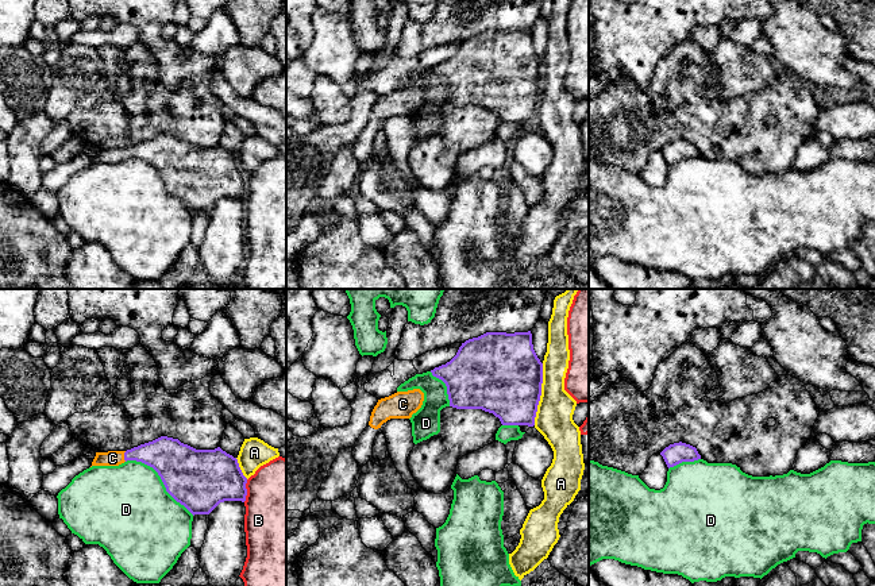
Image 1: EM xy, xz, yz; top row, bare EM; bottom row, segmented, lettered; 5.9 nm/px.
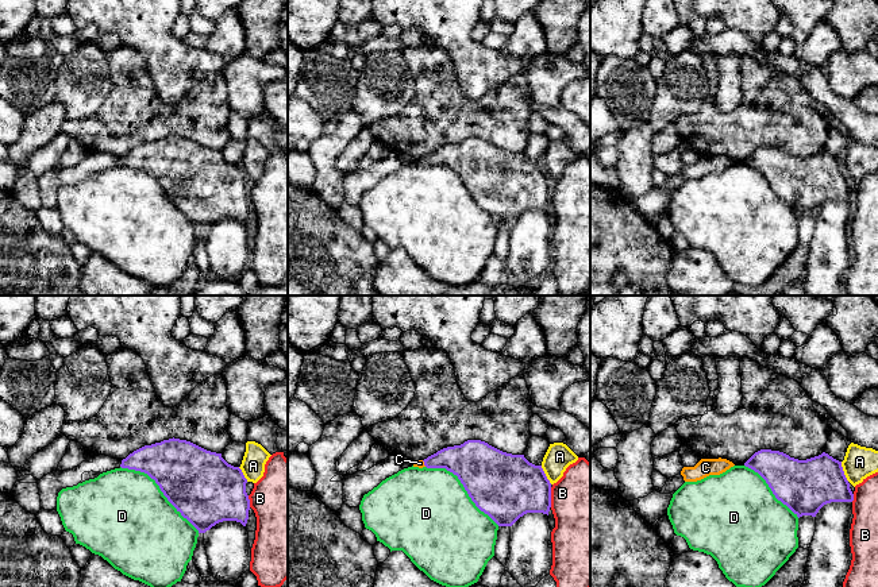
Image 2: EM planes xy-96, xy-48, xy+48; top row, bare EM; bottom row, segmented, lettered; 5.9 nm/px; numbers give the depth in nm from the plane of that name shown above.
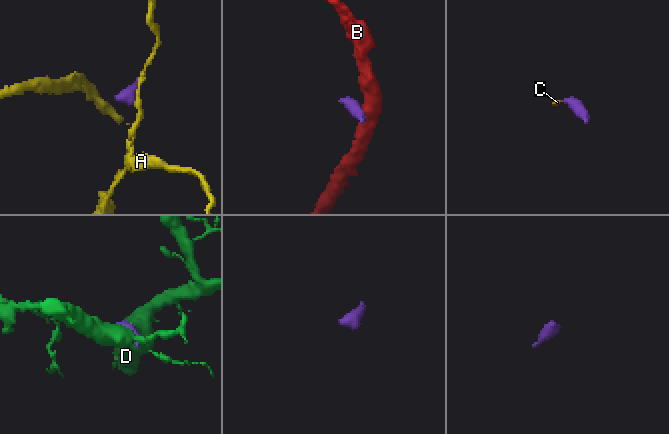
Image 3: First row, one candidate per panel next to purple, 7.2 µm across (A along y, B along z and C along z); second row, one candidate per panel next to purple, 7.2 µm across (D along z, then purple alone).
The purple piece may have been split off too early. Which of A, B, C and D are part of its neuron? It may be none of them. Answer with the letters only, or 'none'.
C

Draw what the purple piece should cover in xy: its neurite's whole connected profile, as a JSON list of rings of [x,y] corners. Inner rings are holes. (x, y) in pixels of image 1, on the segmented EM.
[[[161,436],[127,451],[96,452],[92,466],[119,466],[127,460],[153,467],[166,491],[193,516],[209,514],[224,501],[246,501],[247,478],[238,459],[220,447],[196,450]]]

